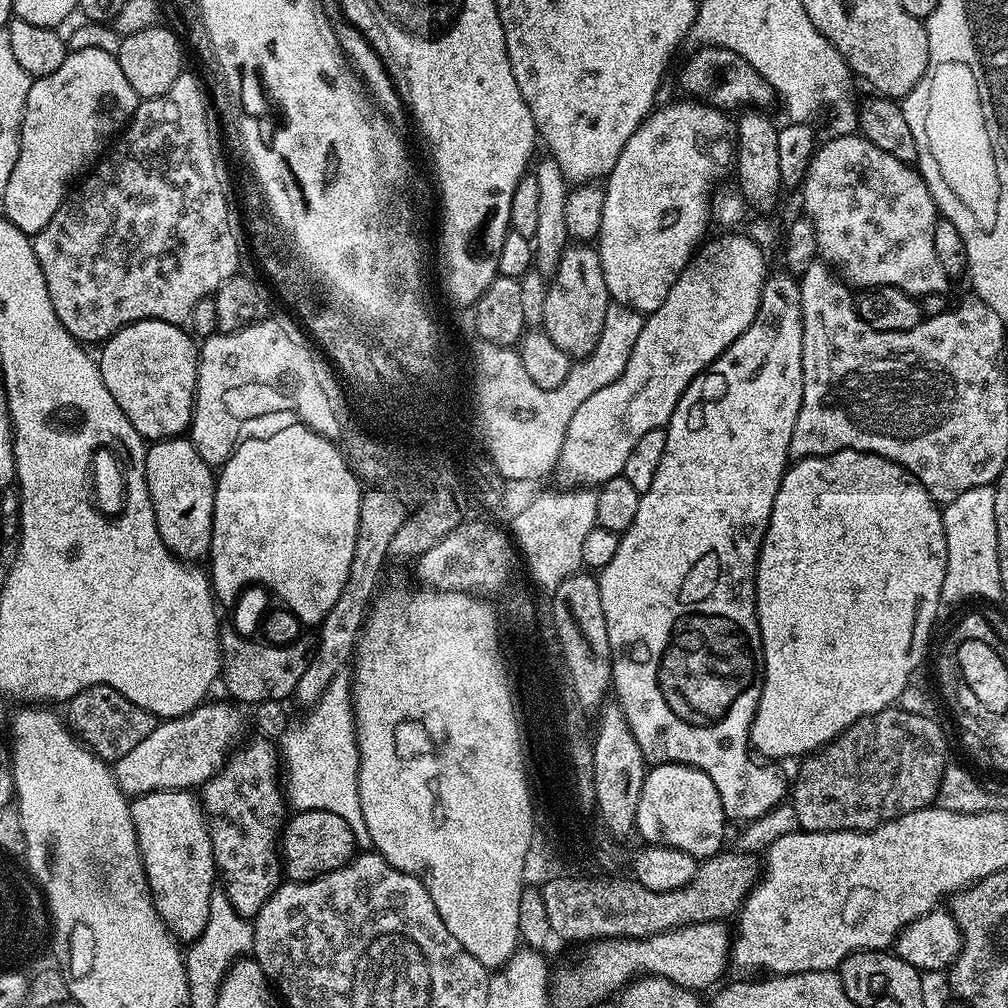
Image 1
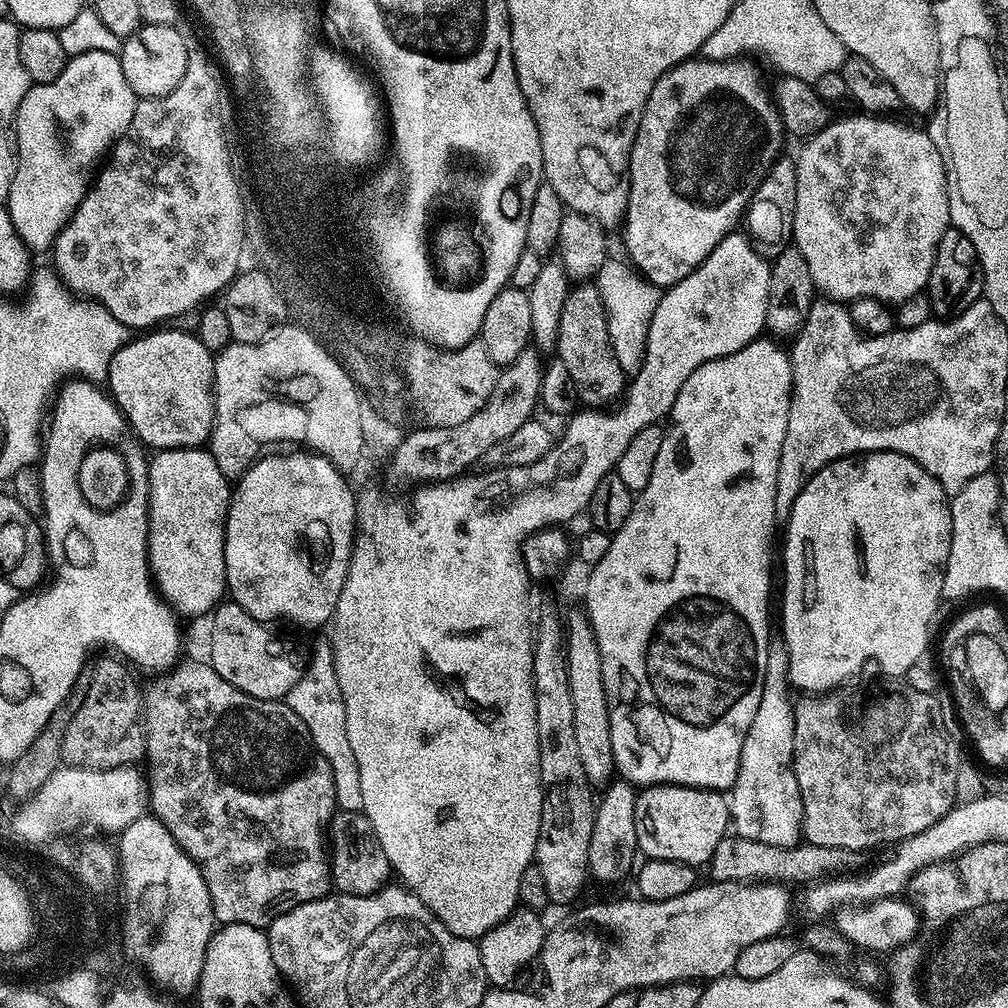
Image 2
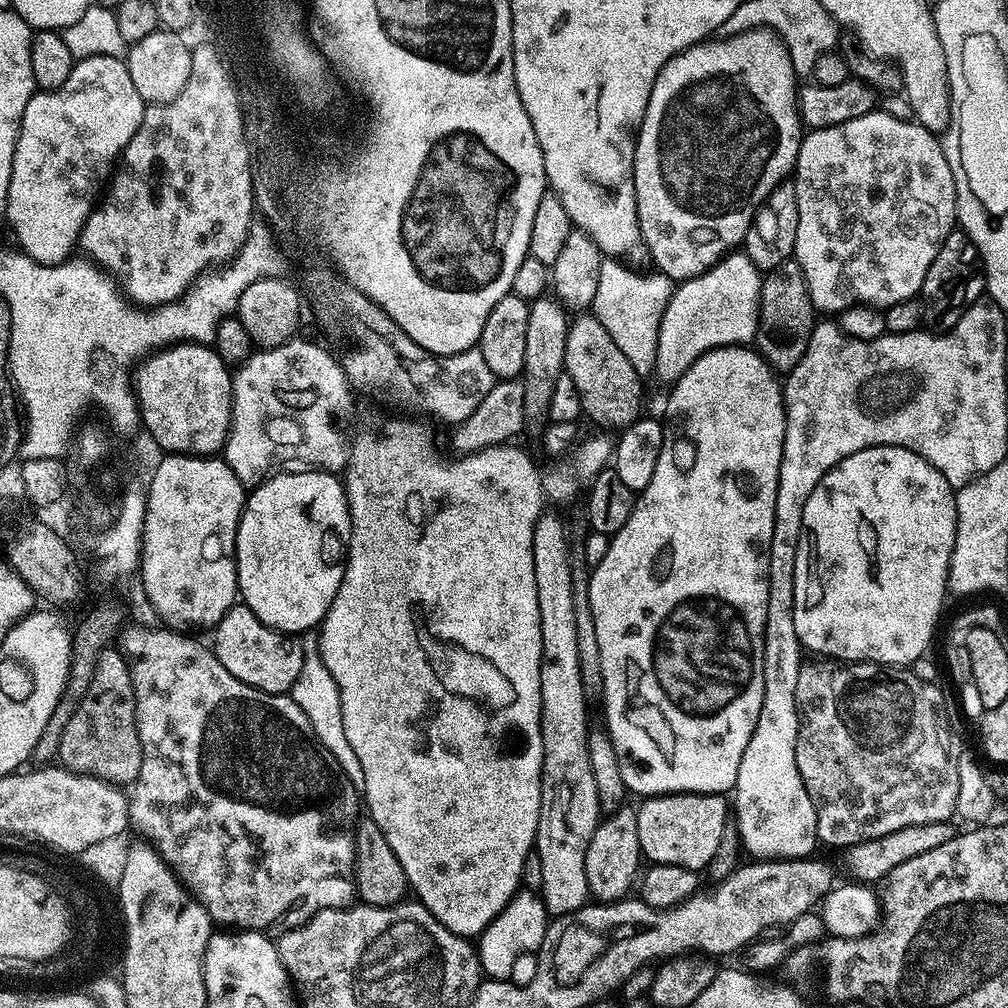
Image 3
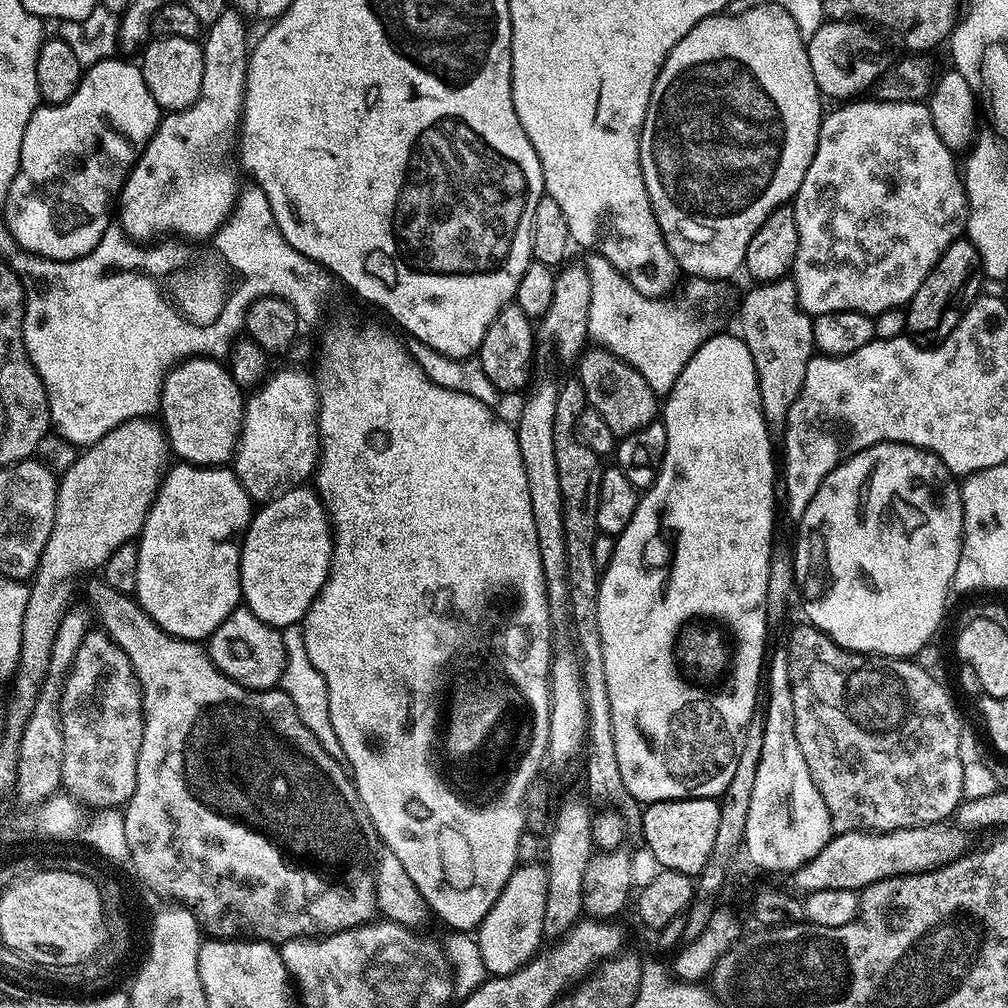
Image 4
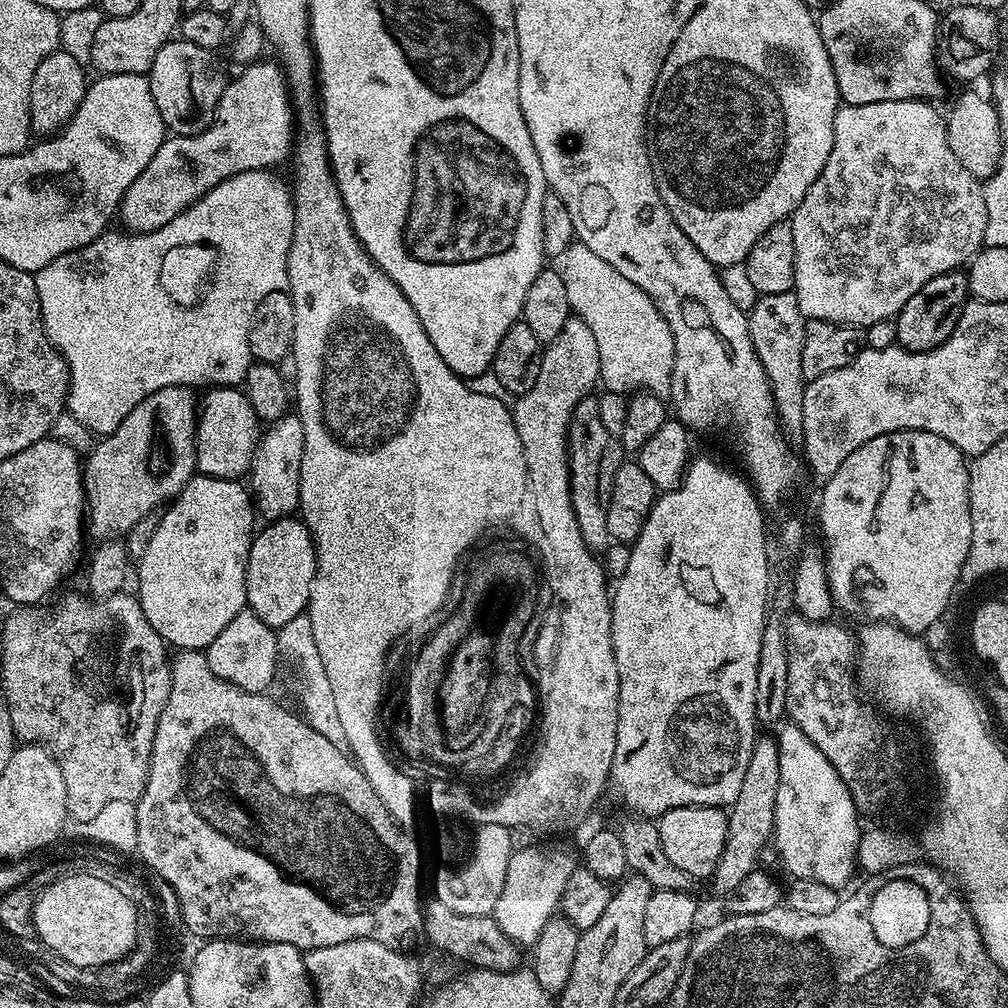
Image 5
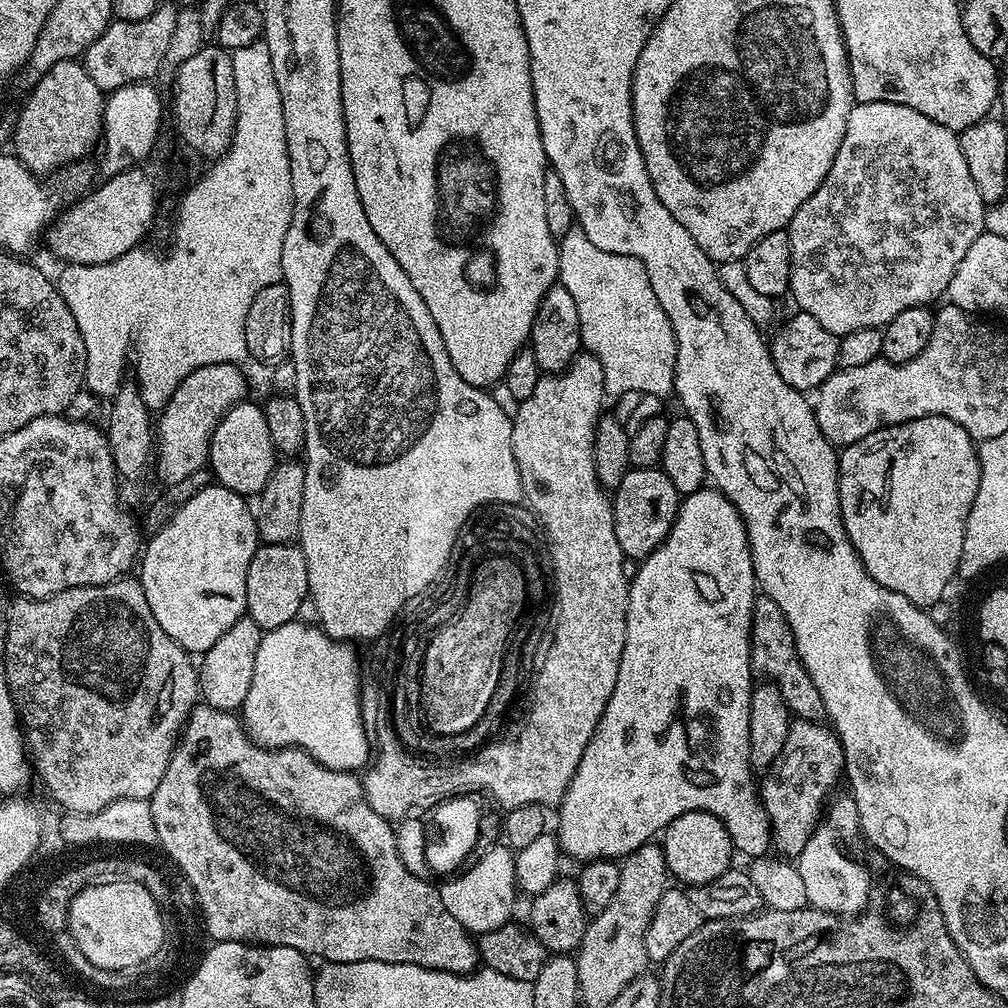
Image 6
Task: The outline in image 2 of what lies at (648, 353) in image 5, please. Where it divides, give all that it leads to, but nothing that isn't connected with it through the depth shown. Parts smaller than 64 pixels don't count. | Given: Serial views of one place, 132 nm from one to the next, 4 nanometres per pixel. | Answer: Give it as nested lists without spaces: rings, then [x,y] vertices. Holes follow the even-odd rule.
[[[609,258],[600,273],[594,277],[594,283],[598,294],[602,294],[602,306],[608,315],[608,329],[614,354],[624,373],[634,374],[644,361],[650,318],[654,318],[654,310],[658,310],[662,292],[656,285],[639,275],[635,268],[621,260]]]

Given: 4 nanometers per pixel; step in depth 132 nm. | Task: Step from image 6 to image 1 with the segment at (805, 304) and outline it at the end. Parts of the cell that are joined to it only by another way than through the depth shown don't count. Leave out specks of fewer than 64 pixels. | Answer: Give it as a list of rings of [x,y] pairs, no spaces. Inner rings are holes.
[[[861,134],[836,136],[813,151],[804,175],[803,192],[803,215],[814,226],[819,259],[835,269],[845,284],[856,290],[894,286],[917,298],[949,291],[950,278],[942,270],[938,254],[934,254],[936,203],[924,177],[913,165],[882,151]]]

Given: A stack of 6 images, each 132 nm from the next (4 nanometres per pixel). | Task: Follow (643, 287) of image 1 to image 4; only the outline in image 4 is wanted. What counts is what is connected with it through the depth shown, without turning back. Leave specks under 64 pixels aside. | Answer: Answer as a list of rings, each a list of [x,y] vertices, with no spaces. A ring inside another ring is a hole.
[[[758,2],[753,8],[747,8],[733,16],[717,14],[707,16],[666,58],[658,78],[654,82],[654,90],[650,94],[650,106],[646,110],[644,125],[640,131],[640,165],[642,178],[646,182],[646,190],[650,194],[650,202],[654,210],[654,218],[664,235],[670,254],[674,254],[679,271],[689,272],[692,276],[701,276],[704,282],[724,282],[744,266],[746,246],[750,246],[750,238],[774,214],[774,210],[785,207],[795,197],[802,186],[802,178],[806,178],[806,170],[810,170],[810,162],[814,158],[814,150],[818,146],[820,122],[825,115],[822,97],[818,90],[818,82],[814,82],[814,70],[810,70],[808,45],[806,38],[798,30],[794,18],[782,10],[782,6],[774,6],[770,2]]]

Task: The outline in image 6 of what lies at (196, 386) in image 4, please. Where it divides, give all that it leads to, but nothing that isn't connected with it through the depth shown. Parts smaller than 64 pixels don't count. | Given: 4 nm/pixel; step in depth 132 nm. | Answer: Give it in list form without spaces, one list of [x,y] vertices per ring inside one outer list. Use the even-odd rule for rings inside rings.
[[[248,403],[235,404],[218,422],[208,447],[208,464],[219,487],[252,498],[266,486],[272,469],[278,463],[278,453],[270,438],[263,407],[259,403]]]

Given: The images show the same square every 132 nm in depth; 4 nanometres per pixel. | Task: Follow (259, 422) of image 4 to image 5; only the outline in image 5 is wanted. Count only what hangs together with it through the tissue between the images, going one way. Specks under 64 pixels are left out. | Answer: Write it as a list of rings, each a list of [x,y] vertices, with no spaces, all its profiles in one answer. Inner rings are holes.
[[[287,414],[273,420],[263,429],[256,442],[256,453],[252,459],[250,492],[254,497],[254,508],[265,517],[265,521],[280,520],[291,516],[300,506],[300,471],[302,470],[302,422],[299,416]]]

